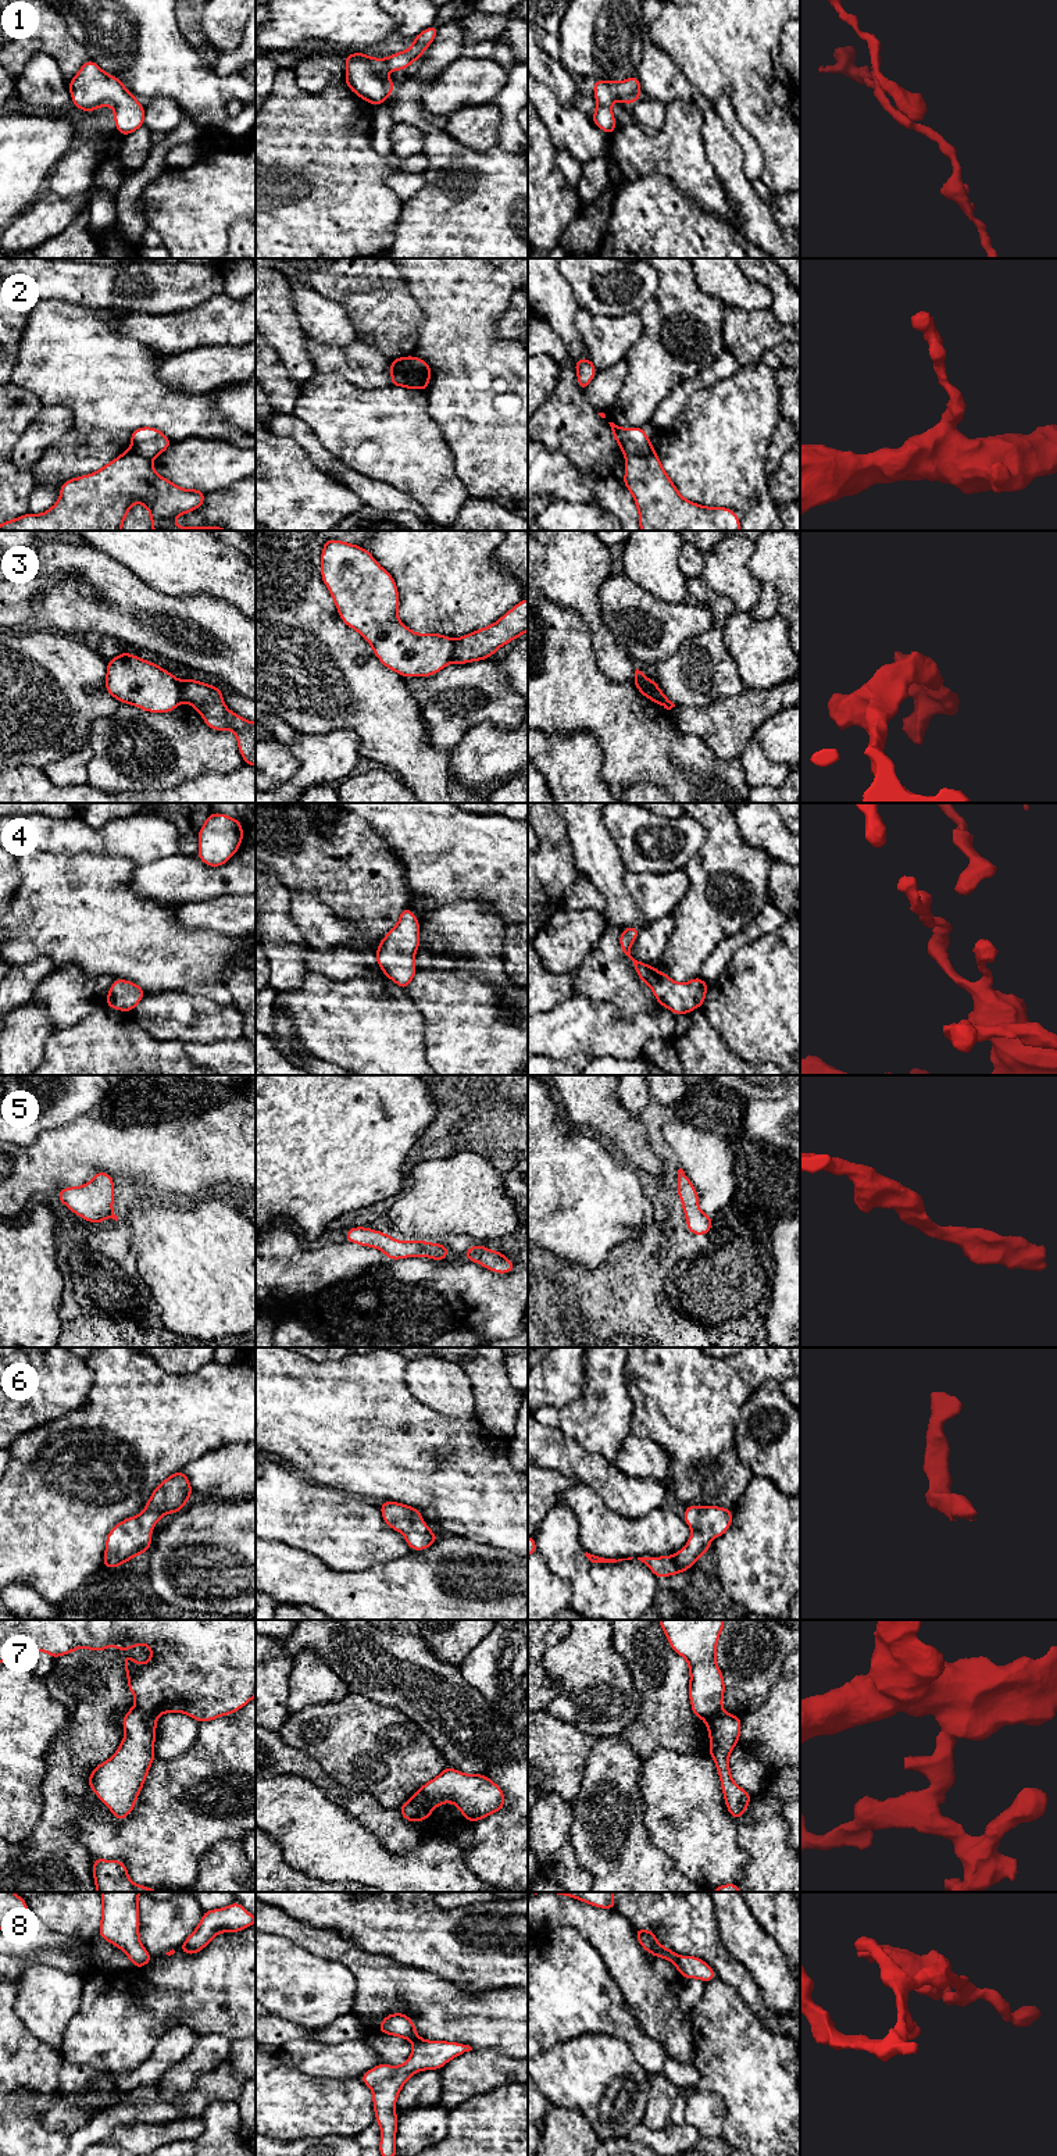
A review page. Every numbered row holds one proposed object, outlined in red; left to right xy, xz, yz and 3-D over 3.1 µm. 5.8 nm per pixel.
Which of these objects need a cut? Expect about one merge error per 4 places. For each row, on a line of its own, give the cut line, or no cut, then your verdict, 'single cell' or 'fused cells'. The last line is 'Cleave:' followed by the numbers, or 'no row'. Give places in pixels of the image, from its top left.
1: no cut | single cell
2: xz (413, 357), (415, 372), (428, 379) | fused cells
3: yz (636, 685), (649, 685), (652, 696), (657, 702) | fused cells
4: no cut | single cell
5: no cut | single cell
6: no cut | single cell
7: xy (135, 1706), (157, 1716) | fused cells
8: yz (678, 1956), (674, 1962) | fused cells
Cleave: 2, 3, 7, 8

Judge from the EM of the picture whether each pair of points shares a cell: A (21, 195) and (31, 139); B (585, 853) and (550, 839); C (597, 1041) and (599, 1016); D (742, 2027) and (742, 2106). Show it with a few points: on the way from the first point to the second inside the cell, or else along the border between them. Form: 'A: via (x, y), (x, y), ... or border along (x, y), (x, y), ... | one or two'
A: via (21, 181), (21, 153) | one
B: border along (561, 817), (566, 824), (566, 835), (578, 875) | two
C: via (597, 1035), (599, 1021) | one
D: via (742, 2046), (742, 2087) | one

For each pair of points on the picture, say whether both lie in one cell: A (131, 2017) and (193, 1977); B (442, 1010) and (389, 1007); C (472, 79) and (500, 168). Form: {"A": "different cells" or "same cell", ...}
{"A": "same cell", "B": "different cells", "C": "different cells"}

